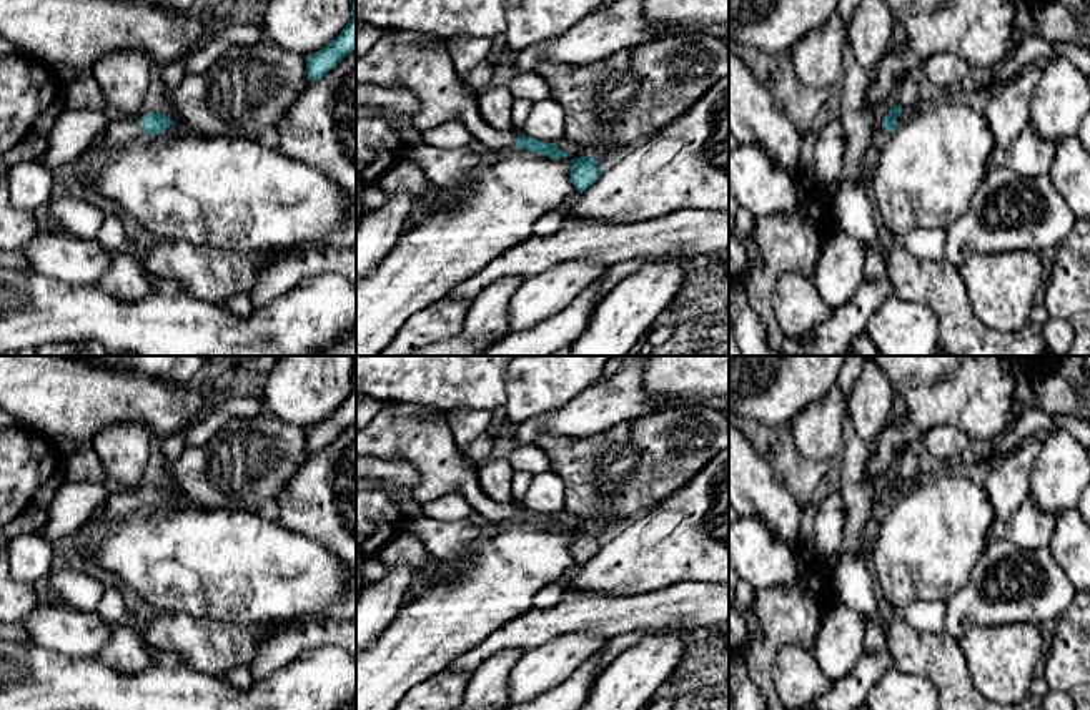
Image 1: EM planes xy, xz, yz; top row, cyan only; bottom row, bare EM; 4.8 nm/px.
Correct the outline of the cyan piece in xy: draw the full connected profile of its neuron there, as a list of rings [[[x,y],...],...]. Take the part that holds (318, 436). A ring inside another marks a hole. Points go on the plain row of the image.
[[[356,361],[351,374],[351,391],[346,399],[329,417],[306,429],[308,452],[313,456],[323,451],[353,422],[356,422]]]

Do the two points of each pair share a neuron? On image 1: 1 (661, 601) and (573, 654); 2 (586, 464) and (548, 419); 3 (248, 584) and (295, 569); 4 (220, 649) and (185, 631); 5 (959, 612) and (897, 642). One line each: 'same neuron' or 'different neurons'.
1: different neurons
2: different neurons
3: same neuron
4: same neuron
5: different neurons

